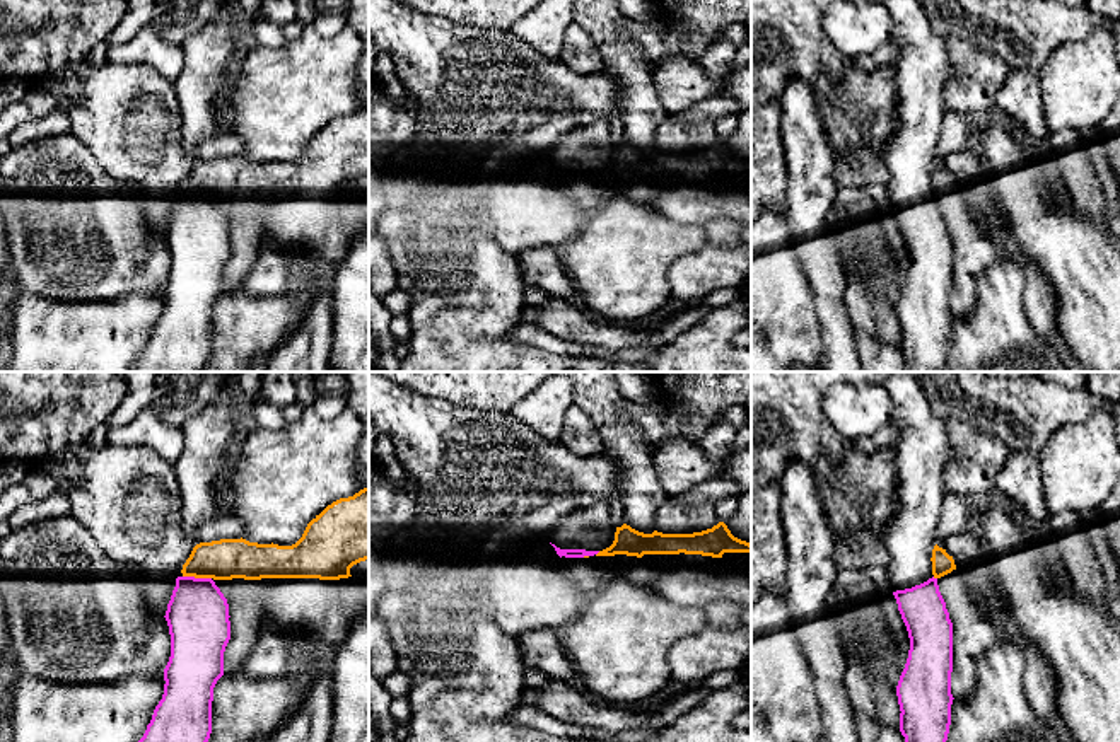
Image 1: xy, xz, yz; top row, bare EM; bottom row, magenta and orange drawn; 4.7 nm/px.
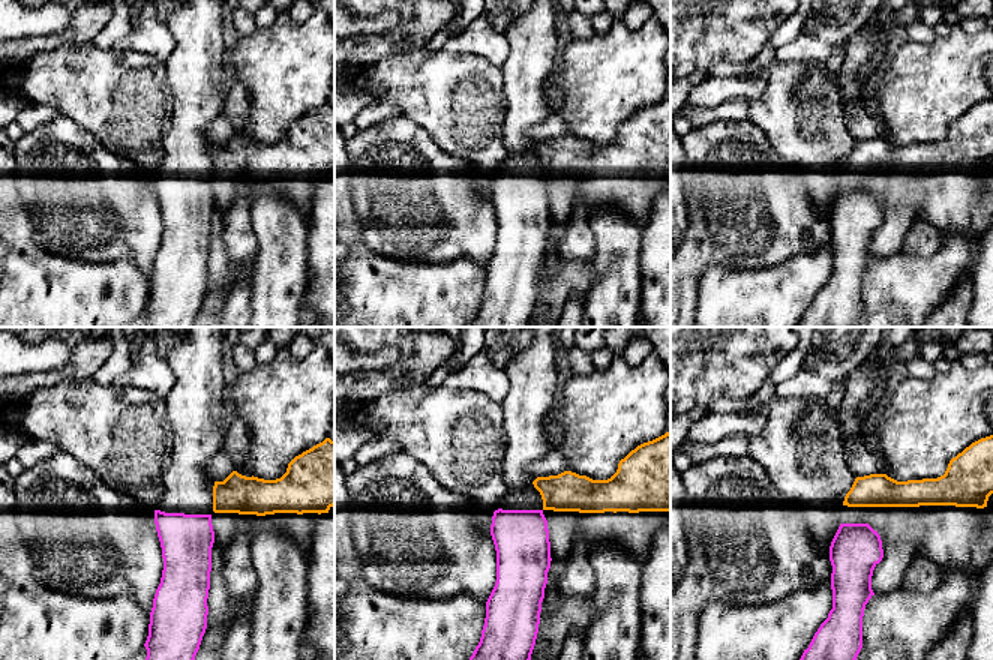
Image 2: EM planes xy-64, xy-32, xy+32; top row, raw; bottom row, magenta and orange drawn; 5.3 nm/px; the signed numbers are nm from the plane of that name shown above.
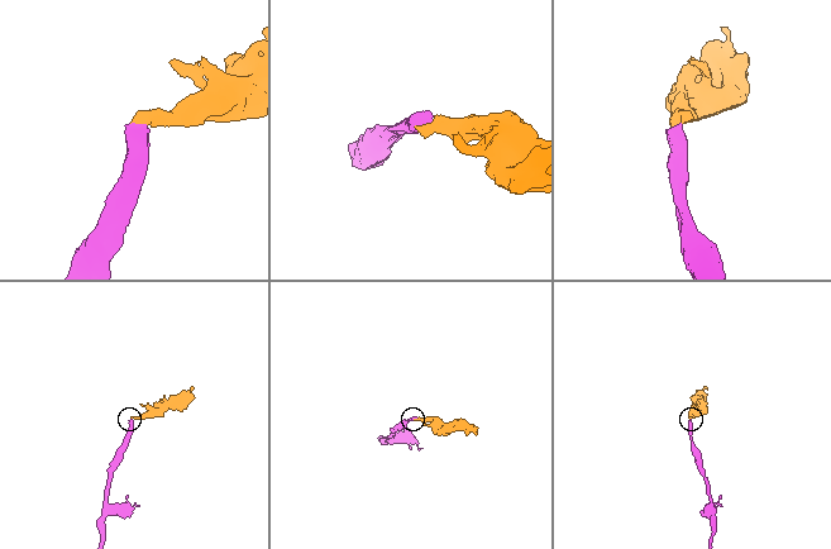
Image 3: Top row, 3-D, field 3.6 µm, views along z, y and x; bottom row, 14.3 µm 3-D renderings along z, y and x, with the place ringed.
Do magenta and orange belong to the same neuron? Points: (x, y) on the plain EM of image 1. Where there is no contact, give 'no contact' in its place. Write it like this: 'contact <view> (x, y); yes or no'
contact xy (197, 197); no

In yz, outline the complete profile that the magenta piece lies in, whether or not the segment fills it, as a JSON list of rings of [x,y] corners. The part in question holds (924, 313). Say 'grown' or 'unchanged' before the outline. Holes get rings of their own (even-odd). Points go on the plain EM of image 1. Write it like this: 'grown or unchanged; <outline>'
grown; [[[883,0],[891,15],[891,43],[900,49],[900,58],[890,63],[891,78],[896,84],[898,126],[884,140],[881,150],[881,165],[886,171],[886,189],[890,203],[898,222],[898,229],[907,244],[910,268],[905,287],[896,304],[900,322],[900,350],[905,355],[907,372],[942,372],[951,343],[951,290],[953,290],[953,241],[946,220],[939,210],[937,196],[932,193],[932,167],[937,160],[936,145],[941,136],[942,119],[948,113],[942,96],[942,85],[948,72],[948,56],[944,39],[939,38],[924,12],[919,0]]]

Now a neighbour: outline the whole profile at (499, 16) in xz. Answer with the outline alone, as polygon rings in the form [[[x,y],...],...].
[[[396,0],[427,17],[444,17],[459,26],[507,32],[543,0]]]

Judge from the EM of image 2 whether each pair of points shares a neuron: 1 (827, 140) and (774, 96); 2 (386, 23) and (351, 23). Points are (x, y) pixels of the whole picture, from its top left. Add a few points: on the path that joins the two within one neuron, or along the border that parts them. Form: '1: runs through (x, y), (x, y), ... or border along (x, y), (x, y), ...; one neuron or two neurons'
1: runs through (810, 141), (803, 141), (777, 113); one neuron
2: runs through (377, 23), (360, 23); one neuron

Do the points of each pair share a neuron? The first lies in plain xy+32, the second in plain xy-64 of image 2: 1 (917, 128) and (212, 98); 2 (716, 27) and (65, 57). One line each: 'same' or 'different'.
1: different
2: different

